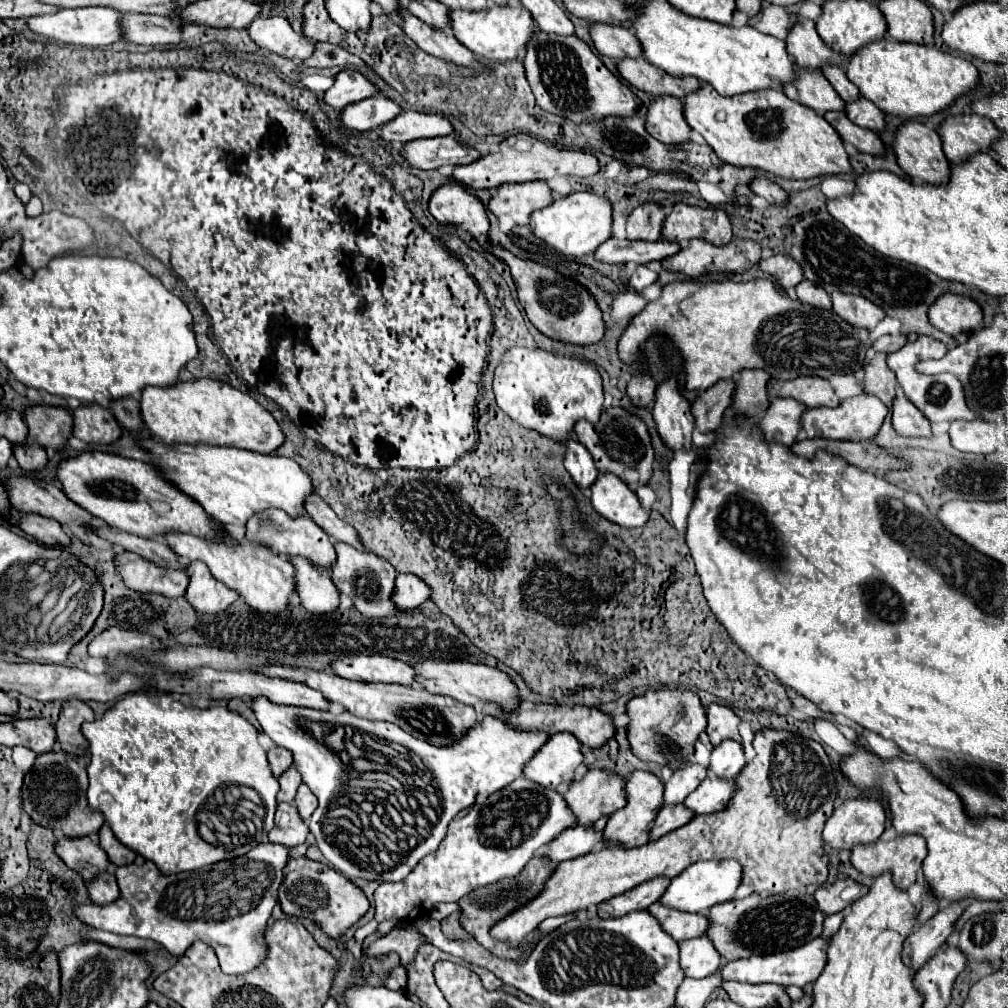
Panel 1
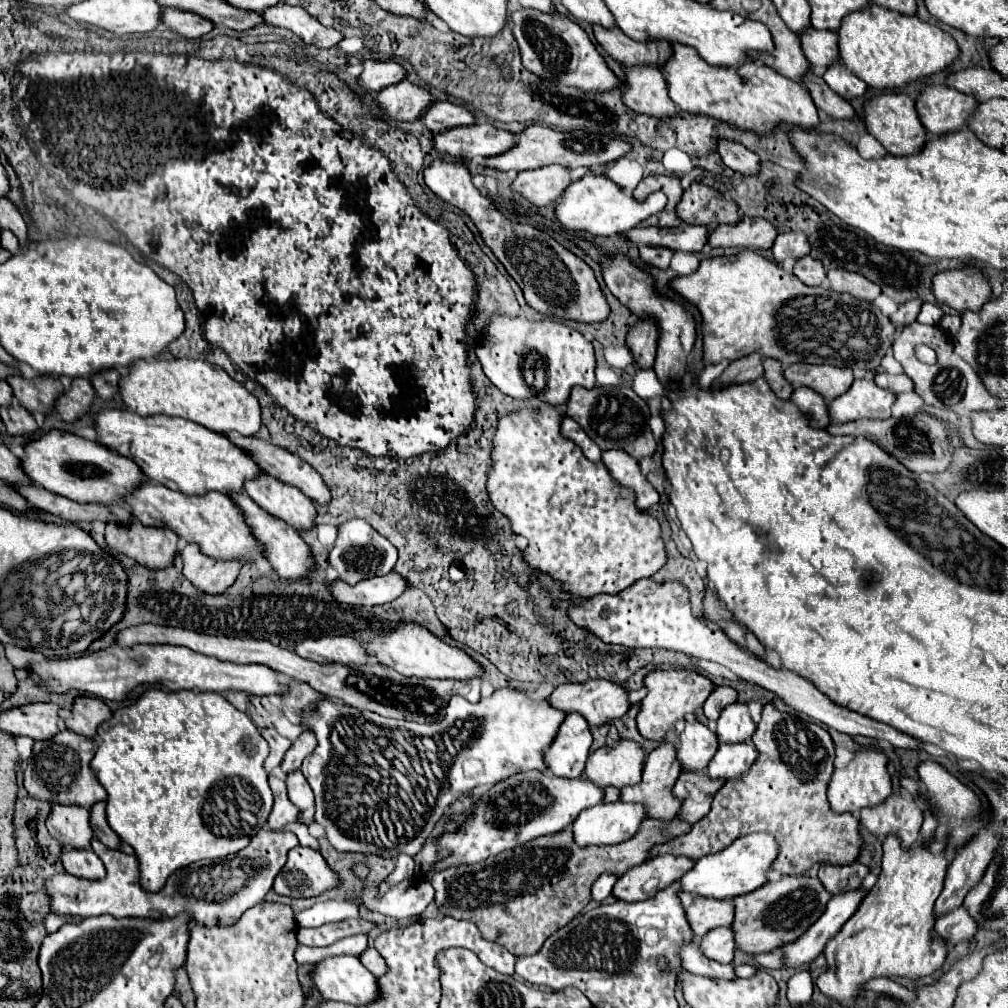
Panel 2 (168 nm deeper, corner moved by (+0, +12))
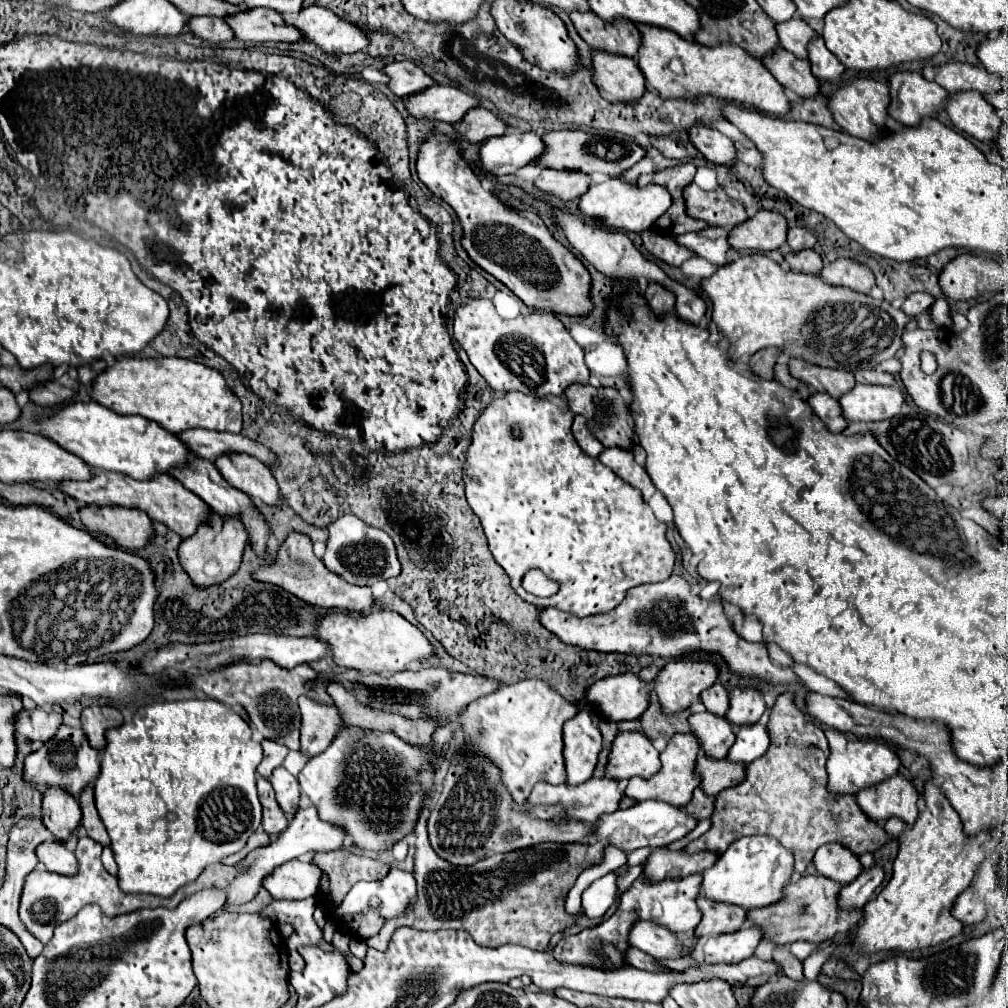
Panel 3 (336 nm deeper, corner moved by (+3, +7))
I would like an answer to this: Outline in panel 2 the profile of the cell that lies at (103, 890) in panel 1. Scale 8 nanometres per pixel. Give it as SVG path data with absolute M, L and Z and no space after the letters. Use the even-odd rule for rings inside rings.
M65 849L63 867L67 873L71 873L75 877L85 877L85 879L103 879L103 875L107 875L103 861L91 849L87 849L87 851Z

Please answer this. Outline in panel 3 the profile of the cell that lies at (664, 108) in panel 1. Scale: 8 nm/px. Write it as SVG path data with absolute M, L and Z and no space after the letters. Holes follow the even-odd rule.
M592 50L592 82L608 102L638 100L646 90L646 80L634 58Z

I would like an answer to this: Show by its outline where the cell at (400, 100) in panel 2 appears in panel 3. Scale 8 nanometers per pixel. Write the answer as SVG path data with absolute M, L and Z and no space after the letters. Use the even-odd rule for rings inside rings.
M430 86L424 92L404 98L406 108L416 118L432 118L456 124L464 118L468 110L480 106L474 94L460 90L458 86Z

